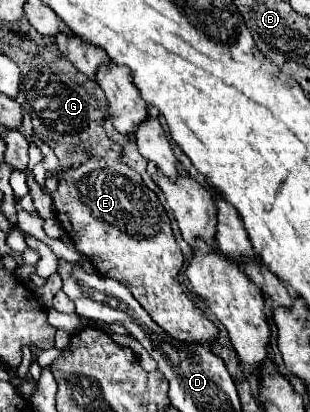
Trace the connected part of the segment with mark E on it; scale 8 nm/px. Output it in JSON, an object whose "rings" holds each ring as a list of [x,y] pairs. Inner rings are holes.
{"rings":[[[90,157],[84,165],[68,171],[58,171],[58,189],[52,193],[52,201],[56,207],[56,215],[60,225],[66,229],[74,245],[80,253],[88,255],[90,263],[104,277],[112,277],[126,285],[130,293],[140,301],[140,305],[148,311],[148,315],[170,335],[182,341],[214,341],[218,335],[218,327],[204,315],[198,305],[190,301],[190,297],[182,291],[178,281],[178,271],[182,269],[182,251],[174,241],[170,219],[160,205],[156,193],[144,185],[142,177],[130,169],[122,161]]]}

